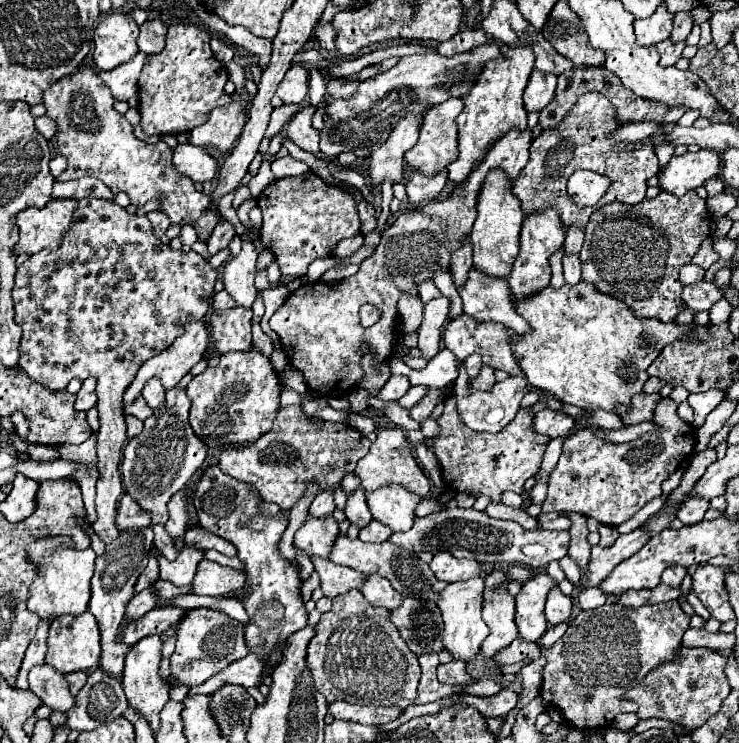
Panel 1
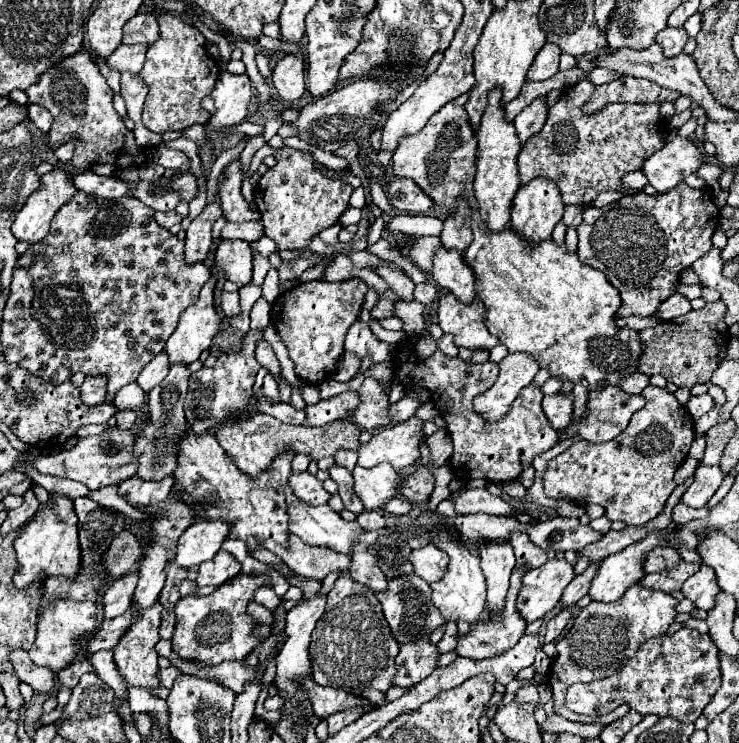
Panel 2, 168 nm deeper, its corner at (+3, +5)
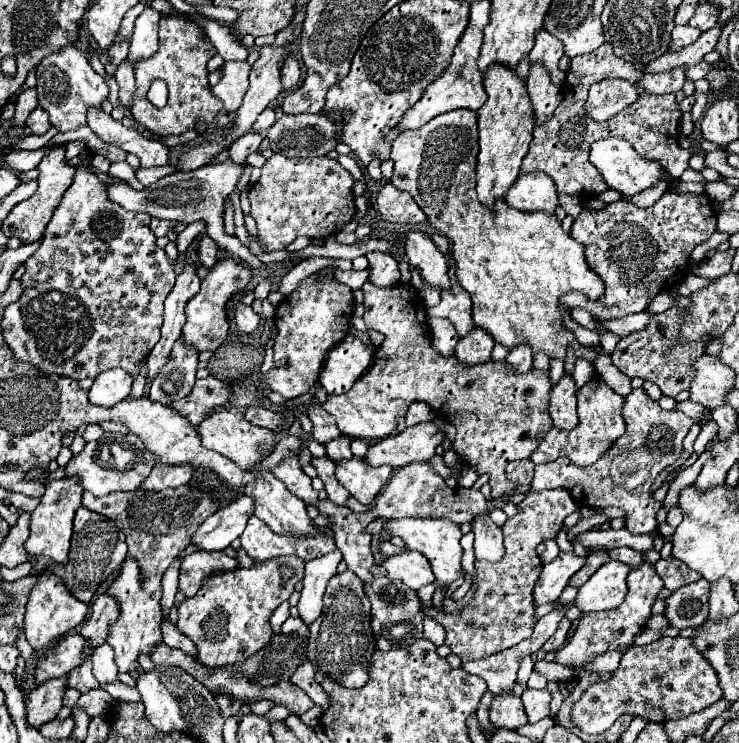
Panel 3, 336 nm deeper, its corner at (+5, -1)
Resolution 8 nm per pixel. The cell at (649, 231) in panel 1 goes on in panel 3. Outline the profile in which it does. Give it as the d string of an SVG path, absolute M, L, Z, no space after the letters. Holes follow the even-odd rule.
M665 192L653 206L649 208L637 208L629 200L617 200L607 204L601 210L589 210L585 208L579 218L575 218L571 236L577 242L583 242L587 262L593 268L593 272L603 280L605 294L593 302L588 300L580 292L570 292L560 298L560 303L574 308L585 308L591 312L597 320L609 320L609 318L623 318L635 312L643 312L647 304L665 288L673 288L683 280L683 276L689 272L689 252L705 242L715 232L717 214L703 194L677 194L677 192Z

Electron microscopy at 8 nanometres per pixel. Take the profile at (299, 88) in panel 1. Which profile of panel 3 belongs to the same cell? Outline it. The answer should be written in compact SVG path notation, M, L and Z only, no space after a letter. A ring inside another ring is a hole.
M287 56L283 60L283 66L281 66L281 80L283 80L283 88L285 90L291 90L299 84L299 76L301 76L301 70L299 70L299 62L295 56Z

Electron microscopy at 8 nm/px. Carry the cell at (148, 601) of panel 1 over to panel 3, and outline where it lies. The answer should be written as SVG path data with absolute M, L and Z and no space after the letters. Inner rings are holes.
M183 484L159 492L137 488L135 492L113 492L101 498L83 492L83 506L113 520L125 532L129 556L139 560L143 578L149 578L151 574L165 574L173 558L189 546L193 530L197 530L197 526L201 526L201 522L205 522L209 514L215 514L219 510L217 498L205 492L203 486L193 484Z

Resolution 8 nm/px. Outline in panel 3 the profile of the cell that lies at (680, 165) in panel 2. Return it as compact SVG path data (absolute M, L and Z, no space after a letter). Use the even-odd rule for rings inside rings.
M601 138L601 140L593 142L591 152L589 152L589 160L599 170L599 174L605 178L607 186L611 190L621 192L627 198L651 188L653 184L657 184L659 180L665 178L665 172L663 172L663 168L657 162L641 158L633 150L633 146L629 142L625 142L625 140L621 140L621 138Z

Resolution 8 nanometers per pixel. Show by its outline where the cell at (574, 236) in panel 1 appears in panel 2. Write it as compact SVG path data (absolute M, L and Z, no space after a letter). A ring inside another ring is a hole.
M565 206L565 214L563 214L565 226L577 228L581 224L581 218L583 218L583 210L581 208L577 208L577 206Z

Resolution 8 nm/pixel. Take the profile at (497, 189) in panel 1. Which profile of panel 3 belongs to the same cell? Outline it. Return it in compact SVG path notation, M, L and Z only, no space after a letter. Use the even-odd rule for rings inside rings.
M489 66L489 74L483 76L485 92L489 94L487 102L477 110L479 116L479 160L477 160L477 194L483 206L493 206L493 202L513 186L513 182L519 176L521 160L527 154L531 132L535 128L533 124L533 104L529 102L529 94L525 90L525 80L519 78L513 70L505 70L505 66Z

